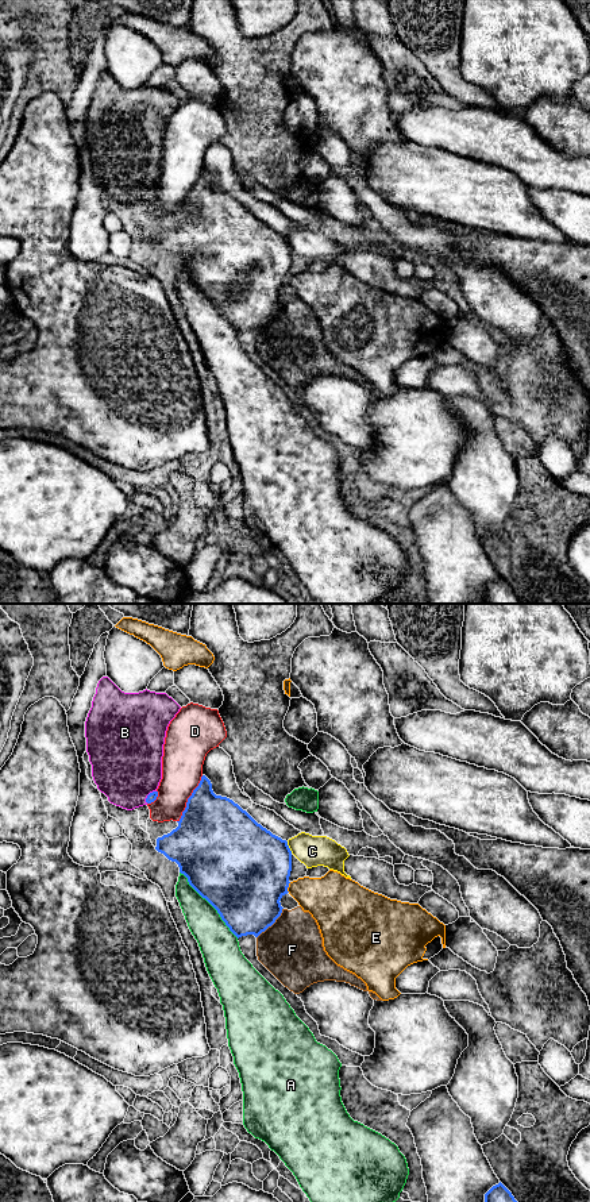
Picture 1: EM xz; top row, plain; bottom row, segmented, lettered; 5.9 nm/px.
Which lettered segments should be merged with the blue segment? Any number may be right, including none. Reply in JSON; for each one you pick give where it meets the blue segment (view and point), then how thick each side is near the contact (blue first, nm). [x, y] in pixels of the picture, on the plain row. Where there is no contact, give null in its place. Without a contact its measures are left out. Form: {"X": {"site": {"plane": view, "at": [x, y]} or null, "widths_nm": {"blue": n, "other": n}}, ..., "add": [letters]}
{"add": []}

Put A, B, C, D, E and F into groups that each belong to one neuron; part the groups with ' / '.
A / B F / C / D / E

